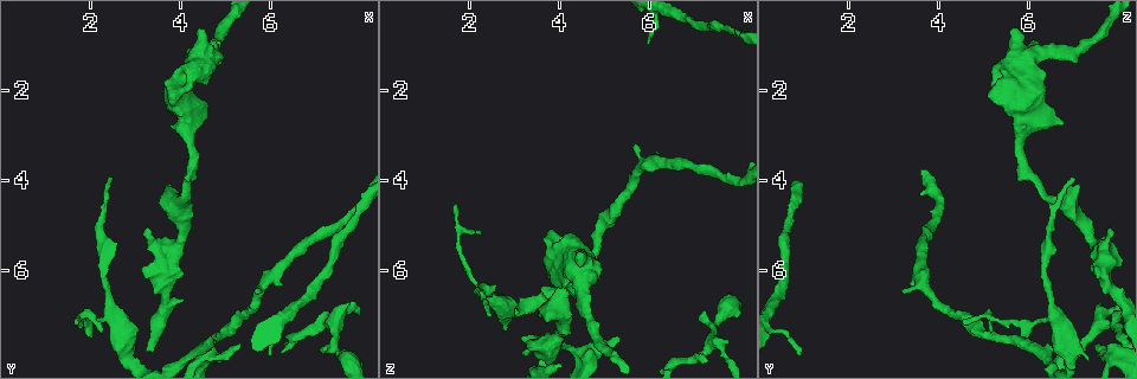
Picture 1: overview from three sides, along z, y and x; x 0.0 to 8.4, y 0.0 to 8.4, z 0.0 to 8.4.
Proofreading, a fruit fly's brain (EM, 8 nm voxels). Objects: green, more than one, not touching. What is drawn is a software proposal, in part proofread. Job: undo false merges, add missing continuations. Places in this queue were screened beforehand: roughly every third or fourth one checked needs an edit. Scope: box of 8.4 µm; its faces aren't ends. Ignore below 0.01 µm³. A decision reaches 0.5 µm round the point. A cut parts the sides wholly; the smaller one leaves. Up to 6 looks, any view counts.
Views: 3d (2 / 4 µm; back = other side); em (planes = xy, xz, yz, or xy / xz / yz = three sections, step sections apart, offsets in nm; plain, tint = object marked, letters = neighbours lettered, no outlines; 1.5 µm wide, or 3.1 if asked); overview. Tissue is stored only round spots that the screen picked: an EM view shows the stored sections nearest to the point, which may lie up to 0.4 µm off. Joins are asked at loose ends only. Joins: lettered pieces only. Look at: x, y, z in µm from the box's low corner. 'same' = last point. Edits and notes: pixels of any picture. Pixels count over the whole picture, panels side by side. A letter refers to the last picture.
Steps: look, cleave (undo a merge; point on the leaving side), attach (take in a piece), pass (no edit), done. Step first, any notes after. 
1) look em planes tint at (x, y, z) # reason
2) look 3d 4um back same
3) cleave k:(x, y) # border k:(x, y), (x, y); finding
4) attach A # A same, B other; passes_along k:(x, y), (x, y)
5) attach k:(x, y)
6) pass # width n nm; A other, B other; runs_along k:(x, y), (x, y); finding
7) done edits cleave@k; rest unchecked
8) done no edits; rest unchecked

look 3d 2um at (3.20, 5.15, 7.80) # free end

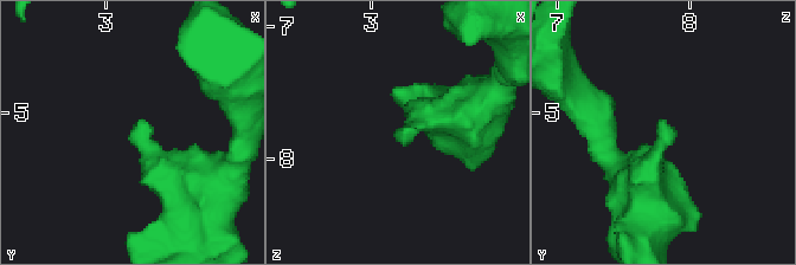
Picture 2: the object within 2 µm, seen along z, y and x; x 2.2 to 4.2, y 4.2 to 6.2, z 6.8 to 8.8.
look em planes letters at (3.20, 5.12, 7.78)

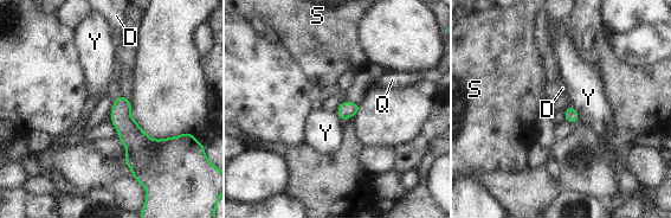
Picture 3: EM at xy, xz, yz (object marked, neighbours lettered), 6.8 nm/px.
attach D # D same, Q other, S other, Y other; passes_along 3:(129, 132), (116, 97), (114, 88); the cell continues

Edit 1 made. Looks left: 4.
look overview # redraw

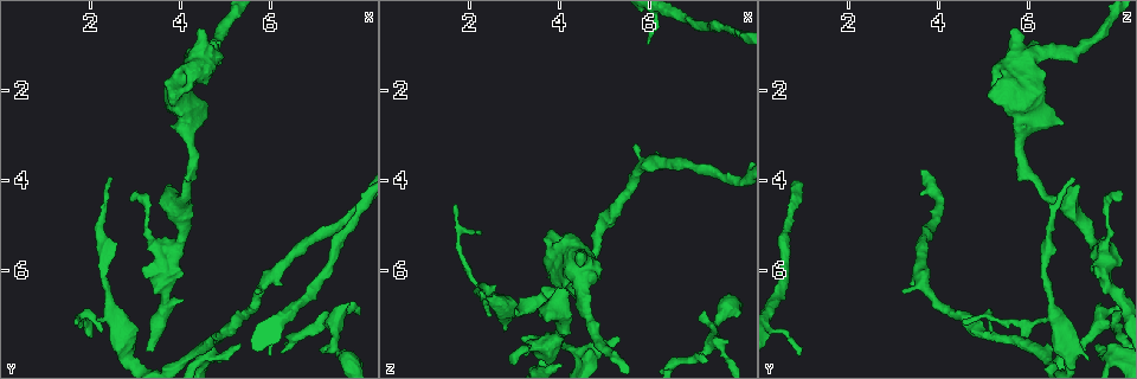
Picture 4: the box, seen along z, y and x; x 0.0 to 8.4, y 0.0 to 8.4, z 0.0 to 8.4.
look 3d 2um at (7.70, 6.75, 7.55) # branch stops here

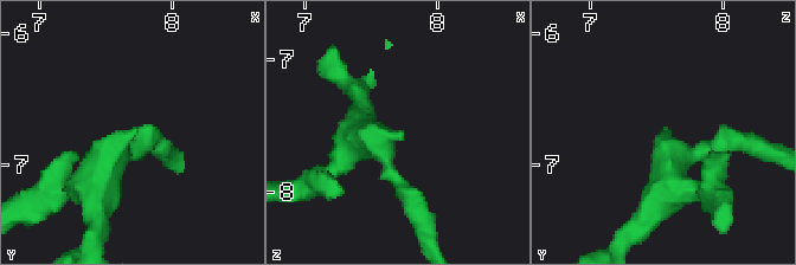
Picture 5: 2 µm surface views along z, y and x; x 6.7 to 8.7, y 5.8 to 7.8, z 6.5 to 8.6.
look em xz step 8 letters at (7.74, 6.74, 7.58) # now the EM

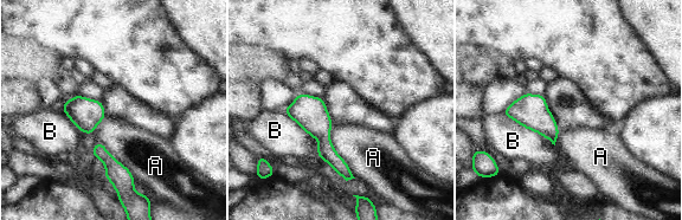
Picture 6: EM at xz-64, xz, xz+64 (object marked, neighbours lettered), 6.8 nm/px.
pass # longest_contact B 420 nm; A other, B other; border 6:(332, 125), (332, 146), (355, 178); no lettered piece goes on from it

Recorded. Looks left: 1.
look em planes letters at (5.40, 7.60, 7.50) # an open end

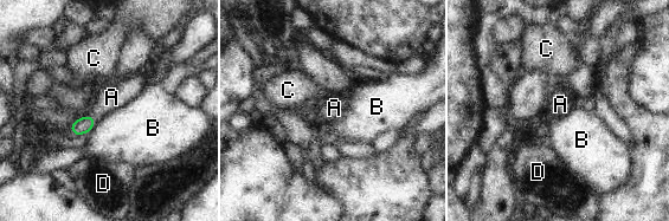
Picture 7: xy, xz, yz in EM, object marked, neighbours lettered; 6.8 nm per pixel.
attach A # longest_contact B 90 nm; A same, B other, C other, D other; passes_along 7:(82, 125), (94, 118), (111, 97); it goes on there

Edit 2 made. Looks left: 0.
done edits attach@3, attach@7; rest unchecked

